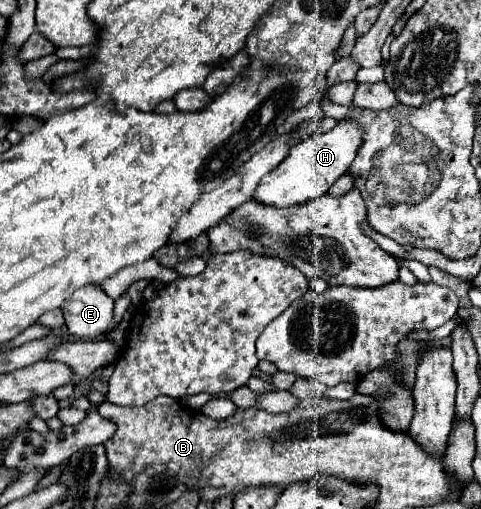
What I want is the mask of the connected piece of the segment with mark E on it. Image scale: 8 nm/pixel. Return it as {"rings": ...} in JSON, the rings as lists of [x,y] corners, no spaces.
{"rings":[[[95,283],[77,289],[61,306],[71,335],[97,337],[113,325],[113,299]]]}

